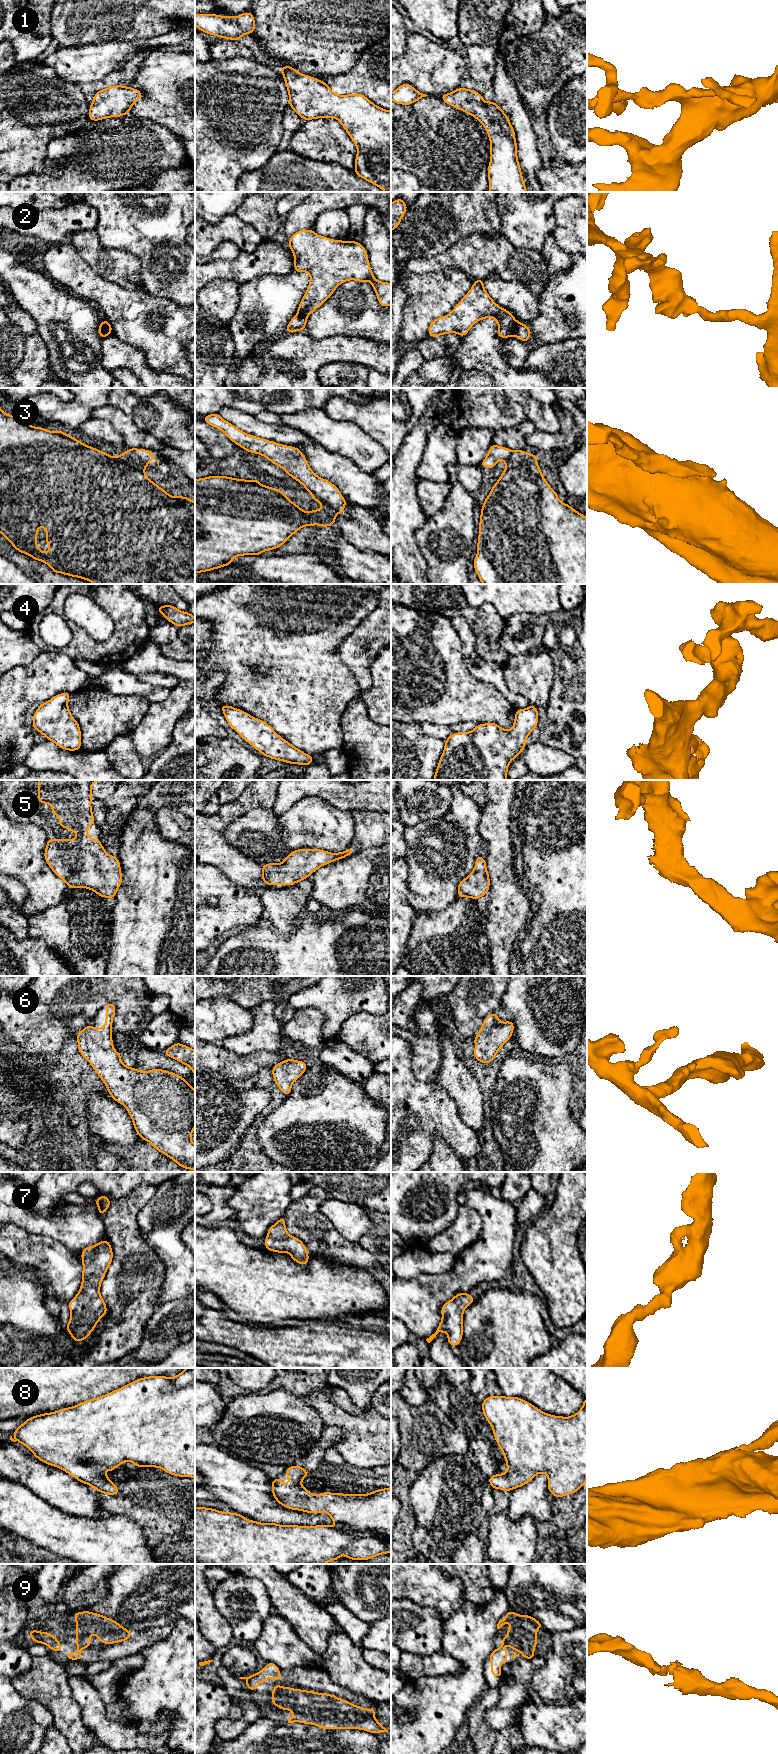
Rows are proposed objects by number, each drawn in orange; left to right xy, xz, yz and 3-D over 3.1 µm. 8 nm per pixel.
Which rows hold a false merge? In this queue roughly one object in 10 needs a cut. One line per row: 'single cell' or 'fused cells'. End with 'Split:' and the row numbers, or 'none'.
1: single cell
2: fused cells
3: single cell
4: single cell
5: single cell
6: single cell
7: single cell
8: single cell
9: single cell
Split: 2

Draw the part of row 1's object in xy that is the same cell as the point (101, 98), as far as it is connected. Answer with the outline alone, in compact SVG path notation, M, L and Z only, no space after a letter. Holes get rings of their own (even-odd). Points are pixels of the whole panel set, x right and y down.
M114 85L99 90L90 104L89 120L99 121L124 116L130 113L133 104L141 98L141 91L124 85Z

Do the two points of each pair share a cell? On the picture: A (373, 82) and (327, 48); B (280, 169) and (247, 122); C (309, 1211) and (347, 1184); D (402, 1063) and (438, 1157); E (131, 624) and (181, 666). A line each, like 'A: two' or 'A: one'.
A: two
B: two
C: two
D: two
E: two

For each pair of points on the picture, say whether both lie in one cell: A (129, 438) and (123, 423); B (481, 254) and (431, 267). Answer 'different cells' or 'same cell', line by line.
A: same cell
B: same cell

